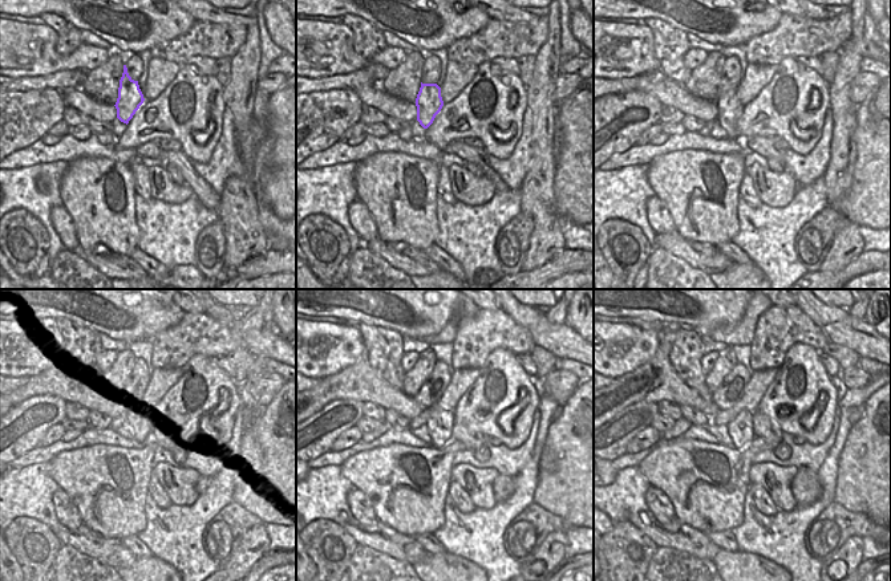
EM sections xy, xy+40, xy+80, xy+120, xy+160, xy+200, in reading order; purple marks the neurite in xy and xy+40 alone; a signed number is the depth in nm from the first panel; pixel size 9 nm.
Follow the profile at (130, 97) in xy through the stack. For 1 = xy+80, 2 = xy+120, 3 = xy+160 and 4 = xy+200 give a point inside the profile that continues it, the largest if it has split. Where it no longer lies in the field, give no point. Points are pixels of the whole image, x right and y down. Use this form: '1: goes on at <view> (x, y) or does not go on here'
1: goes on at xy+80 (729, 109)
2: goes on at xy+120 (137, 415)
3: goes on at xy+160 (440, 423)
4: goes on at xy+200 (740, 430)

